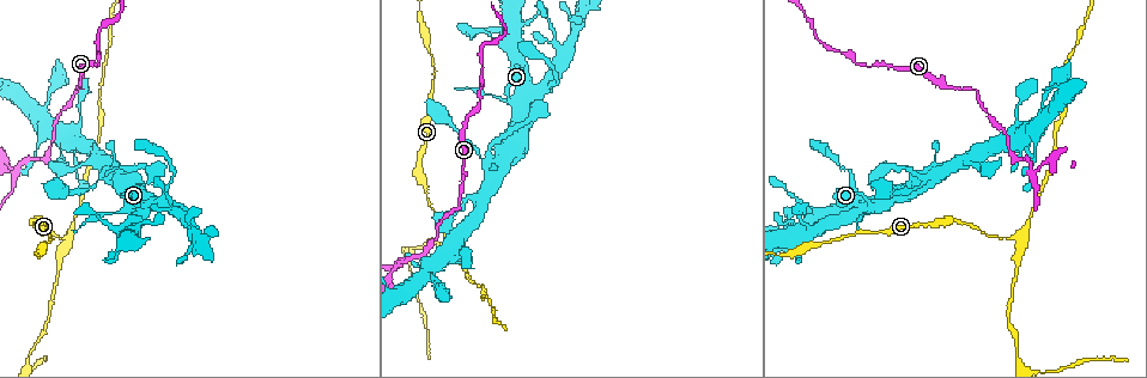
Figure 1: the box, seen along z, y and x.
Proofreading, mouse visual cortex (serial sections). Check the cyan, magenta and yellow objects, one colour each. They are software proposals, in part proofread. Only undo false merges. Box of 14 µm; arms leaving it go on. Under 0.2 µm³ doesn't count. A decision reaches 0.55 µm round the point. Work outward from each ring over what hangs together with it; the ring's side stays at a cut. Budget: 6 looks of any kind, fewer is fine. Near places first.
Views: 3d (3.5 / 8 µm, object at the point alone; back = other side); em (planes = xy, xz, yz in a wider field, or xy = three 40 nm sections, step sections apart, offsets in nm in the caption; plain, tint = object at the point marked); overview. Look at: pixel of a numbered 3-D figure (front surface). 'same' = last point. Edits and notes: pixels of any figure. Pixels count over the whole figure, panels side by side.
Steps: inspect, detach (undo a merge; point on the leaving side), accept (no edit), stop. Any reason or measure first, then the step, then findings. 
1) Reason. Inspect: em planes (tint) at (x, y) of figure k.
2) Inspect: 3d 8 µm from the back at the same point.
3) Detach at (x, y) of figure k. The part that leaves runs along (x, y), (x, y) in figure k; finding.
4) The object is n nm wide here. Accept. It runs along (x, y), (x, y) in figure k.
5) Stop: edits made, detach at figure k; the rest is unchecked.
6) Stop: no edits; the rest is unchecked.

Thick turns thin. Inspect: 3d 3.5 µm at (107, 177) of figure 1.

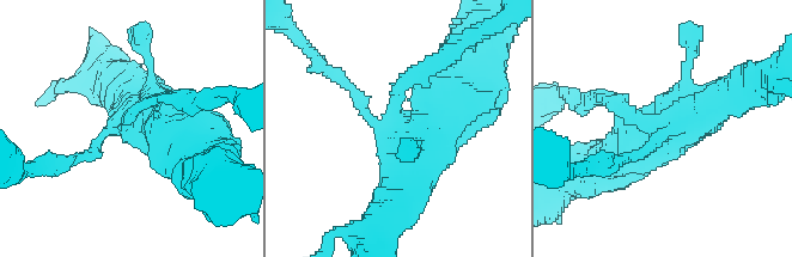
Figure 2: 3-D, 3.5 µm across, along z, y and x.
Shape alone is not enough. Inspect: em xy step 1 (tint) at (397, 137) of figure 2.

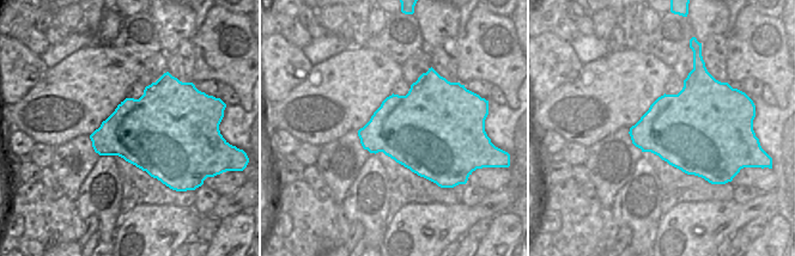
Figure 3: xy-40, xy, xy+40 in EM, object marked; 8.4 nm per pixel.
Accept. It runs along (457, 90), (391, 213) in figure 2; all the same cell.

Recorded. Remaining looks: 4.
Sharp bend. Inspect: 3d 3.5 µm at (397, 263) of figure 1.

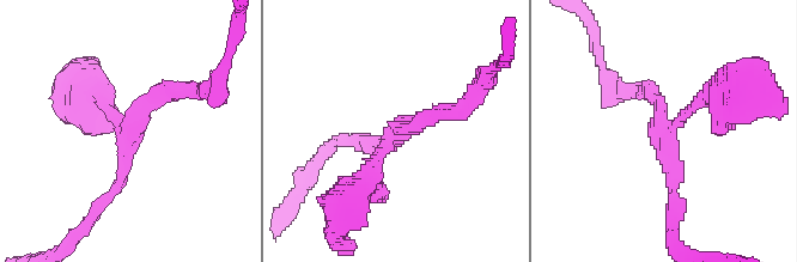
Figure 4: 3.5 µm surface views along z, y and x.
Now the EM. Inspect: em xy step 2 (plain) at (126, 130) of figure 4.

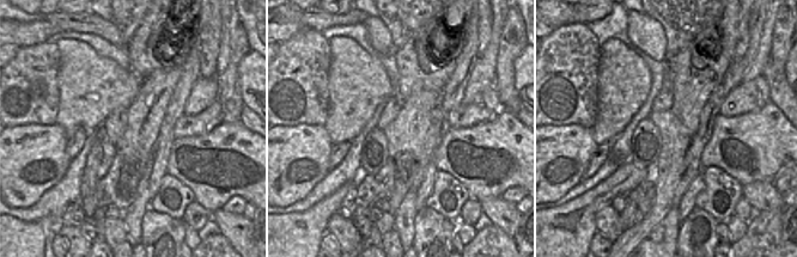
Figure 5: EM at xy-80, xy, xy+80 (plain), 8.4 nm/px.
Inspect: em xy step 2 (tint) at the same point.

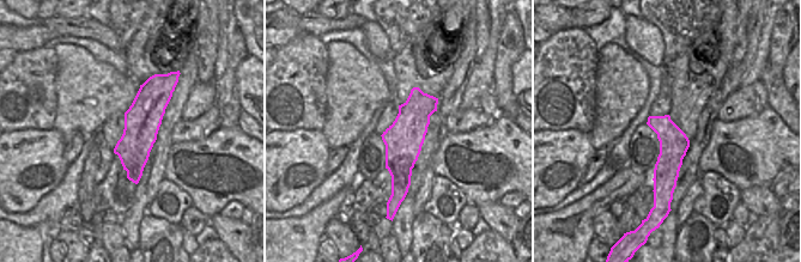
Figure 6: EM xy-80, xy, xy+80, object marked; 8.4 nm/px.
The arms are 150, 200, 200 nm wide. Accept. It runs along (456, 109), (396, 130), (364, 186) in figure 4; continuous, no second cell.

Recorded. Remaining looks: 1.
Stop: no edits; the rest is unchecked.

